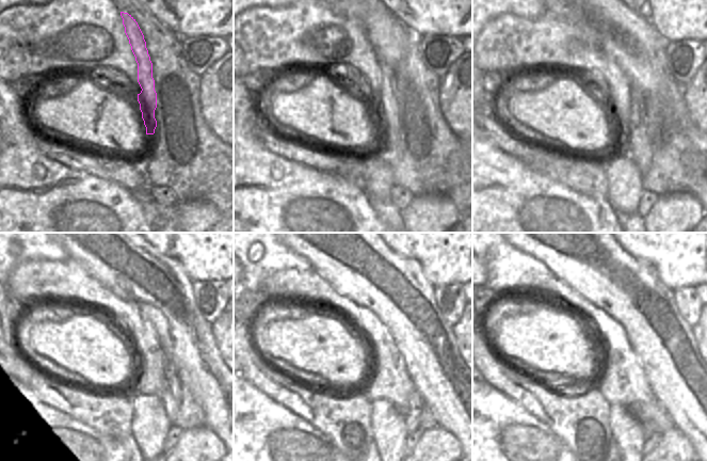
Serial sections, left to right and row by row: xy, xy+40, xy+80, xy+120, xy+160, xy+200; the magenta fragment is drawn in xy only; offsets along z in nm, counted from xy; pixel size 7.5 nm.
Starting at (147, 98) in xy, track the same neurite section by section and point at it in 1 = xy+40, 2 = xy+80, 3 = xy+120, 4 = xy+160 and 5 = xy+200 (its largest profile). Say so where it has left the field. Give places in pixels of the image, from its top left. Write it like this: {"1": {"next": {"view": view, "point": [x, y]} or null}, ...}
{"1": {"next": {"view": "xy+40", "point": [389, 105]}}, "2": {"next": {"view": "xy+80", "point": [639, 149]}}, "3": {"next": {"view": "xy+120", "point": [171, 395]}}, "4": {"next": {"view": "xy+160", "point": [415, 406]}}, "5": {"next": {"view": "xy+200", "point": [648, 428]}}}

